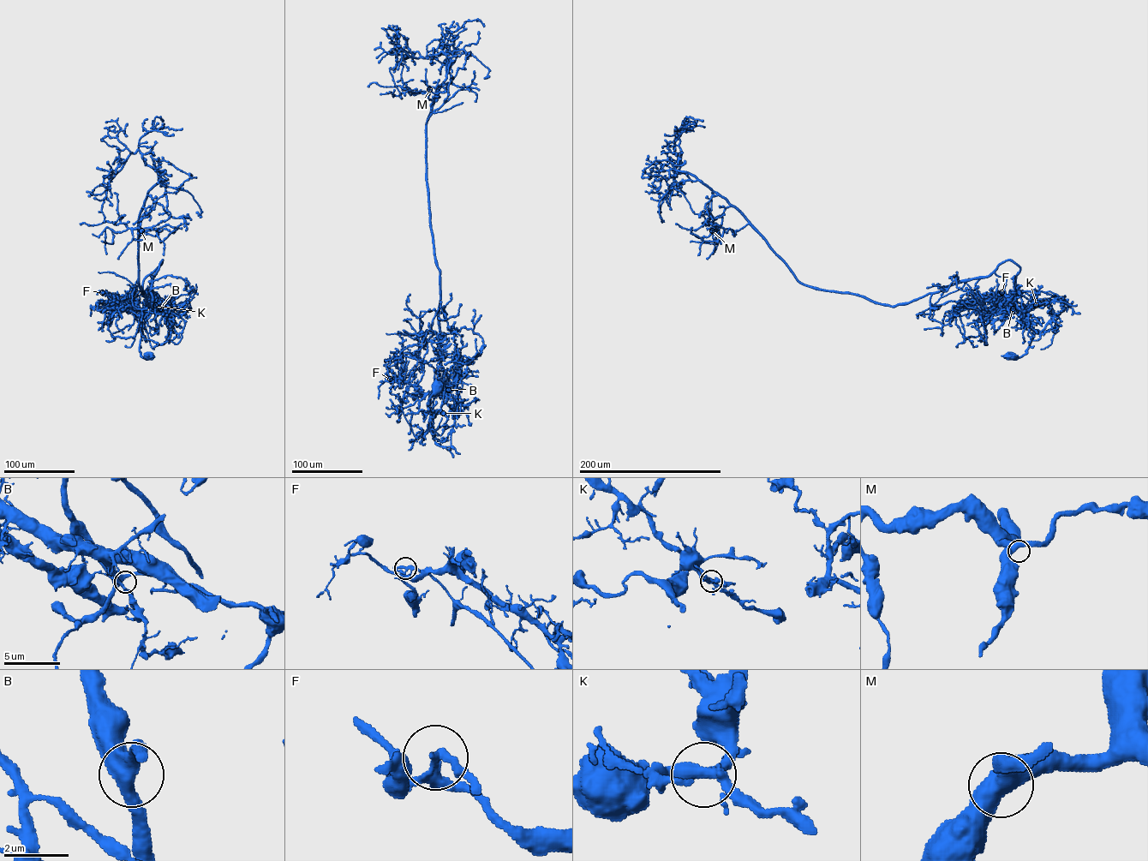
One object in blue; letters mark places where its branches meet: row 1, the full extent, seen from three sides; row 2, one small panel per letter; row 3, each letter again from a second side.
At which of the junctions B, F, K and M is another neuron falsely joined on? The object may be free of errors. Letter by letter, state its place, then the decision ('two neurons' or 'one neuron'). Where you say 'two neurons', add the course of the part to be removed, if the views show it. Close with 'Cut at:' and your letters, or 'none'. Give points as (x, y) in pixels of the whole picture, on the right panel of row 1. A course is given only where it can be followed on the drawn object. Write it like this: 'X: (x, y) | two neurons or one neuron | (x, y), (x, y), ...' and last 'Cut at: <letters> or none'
B: (1013, 308) | one neuron
F: (1001, 292) | two neurons | (1001, 292), (998, 301), (1000, 309), (1006, 309)
K: (1036, 305) | one neuron
M: (712, 230) | one neuron
Cut at: F

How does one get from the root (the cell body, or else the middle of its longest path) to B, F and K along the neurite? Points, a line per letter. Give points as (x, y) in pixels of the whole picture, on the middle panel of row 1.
B: (435, 387), (427, 404), (429, 410), (431, 392), (442, 389), (443, 383), (448, 390)
F: (435, 387), (427, 404), (429, 410), (431, 391), (420, 392), (403, 378), (390, 379)
K: (435, 387), (427, 408), (429, 410), (429, 396), (433, 391), (433, 413), (443, 413)

